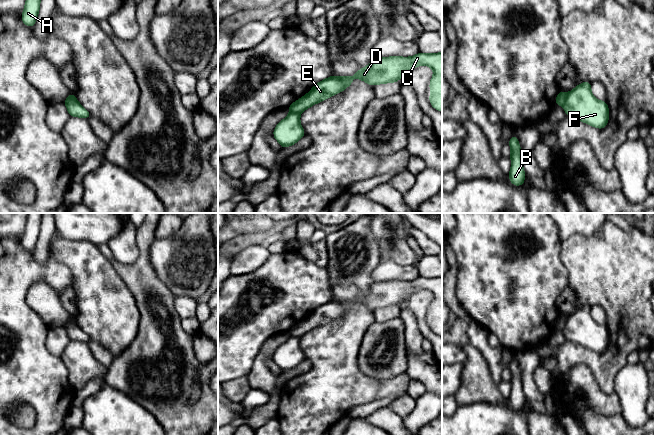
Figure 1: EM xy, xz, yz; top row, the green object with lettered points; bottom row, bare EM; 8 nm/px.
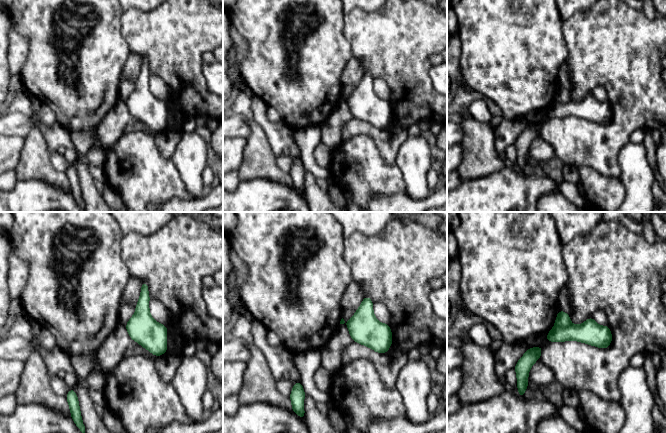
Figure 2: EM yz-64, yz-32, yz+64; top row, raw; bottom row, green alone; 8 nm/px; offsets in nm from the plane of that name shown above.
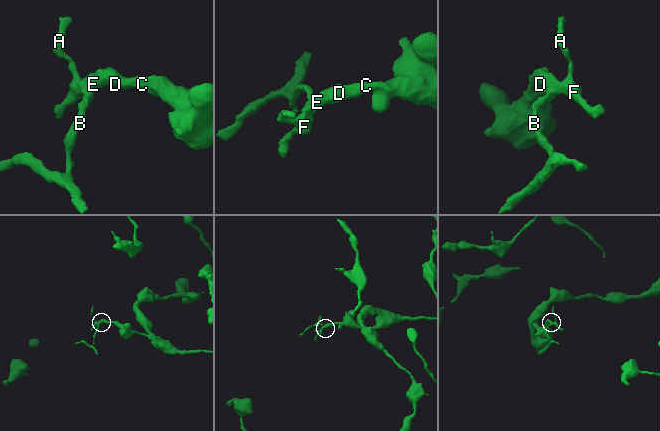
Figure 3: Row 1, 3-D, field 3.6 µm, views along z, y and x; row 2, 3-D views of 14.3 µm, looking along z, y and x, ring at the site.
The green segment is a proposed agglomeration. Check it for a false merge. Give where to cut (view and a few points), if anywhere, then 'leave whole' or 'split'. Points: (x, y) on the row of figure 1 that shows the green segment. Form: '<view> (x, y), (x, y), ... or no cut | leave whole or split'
yz (567, 94), (562, 104) | split

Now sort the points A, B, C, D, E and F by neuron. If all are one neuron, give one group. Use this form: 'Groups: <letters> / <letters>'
Groups: A B F / C D E

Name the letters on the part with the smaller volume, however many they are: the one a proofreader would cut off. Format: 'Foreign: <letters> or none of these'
Foreign: A, B, F

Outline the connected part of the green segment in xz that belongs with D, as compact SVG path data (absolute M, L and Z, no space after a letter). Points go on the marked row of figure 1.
M419 52L412 57L375 58L369 65L359 69L352 76L330 76L318 82L306 95L293 102L288 109L292 113L300 114L312 105L345 90L352 84L354 77L371 86L390 82L397 83L402 76L421 65L429 66L434 71L429 83L429 102L434 109L442 112L442 52L432 54Z

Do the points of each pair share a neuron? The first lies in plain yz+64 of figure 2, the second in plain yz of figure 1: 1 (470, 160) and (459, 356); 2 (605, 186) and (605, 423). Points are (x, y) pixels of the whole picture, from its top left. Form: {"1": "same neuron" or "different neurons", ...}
{"1": "different neurons", "2": "same neuron"}

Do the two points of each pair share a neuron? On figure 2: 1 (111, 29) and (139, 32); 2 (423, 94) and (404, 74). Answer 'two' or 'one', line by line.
1: two
2: one

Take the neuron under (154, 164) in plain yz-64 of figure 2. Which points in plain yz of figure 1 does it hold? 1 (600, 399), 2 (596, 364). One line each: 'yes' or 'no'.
1: yes
2: no

